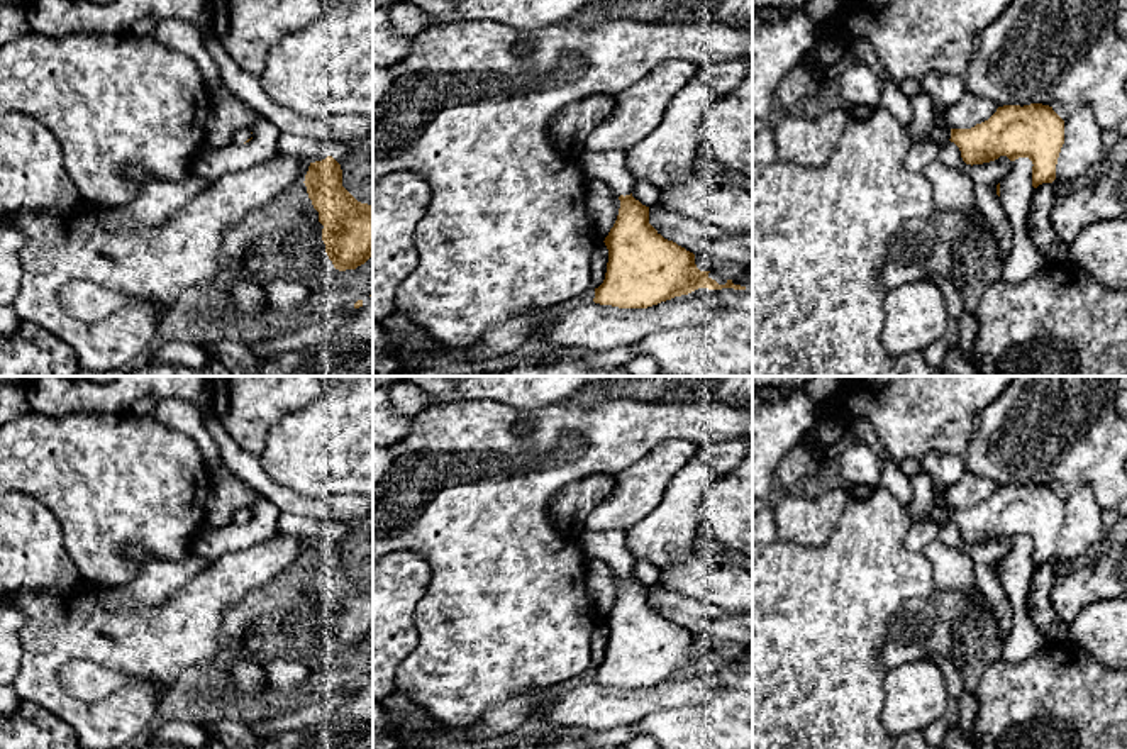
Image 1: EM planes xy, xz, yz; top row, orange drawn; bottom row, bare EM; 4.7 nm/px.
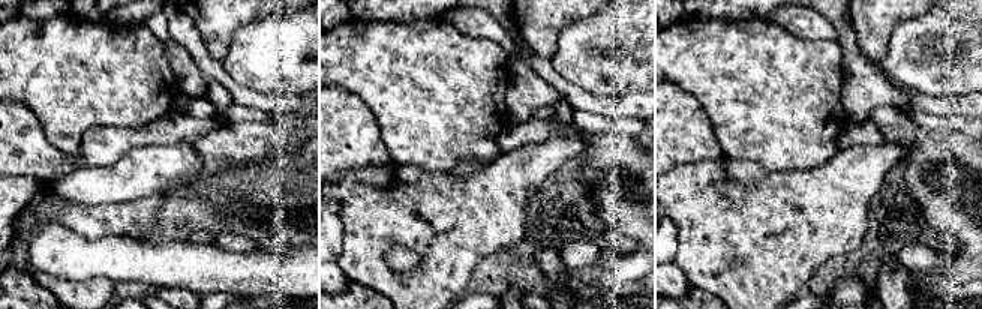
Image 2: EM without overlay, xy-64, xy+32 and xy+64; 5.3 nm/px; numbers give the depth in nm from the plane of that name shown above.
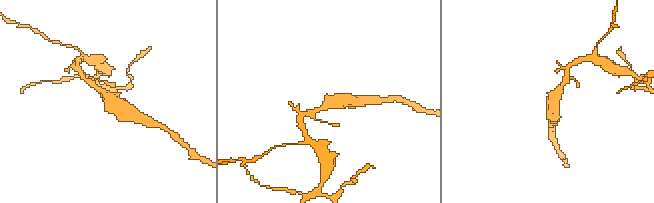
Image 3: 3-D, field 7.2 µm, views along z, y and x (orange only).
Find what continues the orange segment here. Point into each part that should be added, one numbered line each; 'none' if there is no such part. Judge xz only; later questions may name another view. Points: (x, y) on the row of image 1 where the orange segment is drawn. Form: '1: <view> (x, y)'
1: xz (609, 166)

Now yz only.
1: yz (936, 134)

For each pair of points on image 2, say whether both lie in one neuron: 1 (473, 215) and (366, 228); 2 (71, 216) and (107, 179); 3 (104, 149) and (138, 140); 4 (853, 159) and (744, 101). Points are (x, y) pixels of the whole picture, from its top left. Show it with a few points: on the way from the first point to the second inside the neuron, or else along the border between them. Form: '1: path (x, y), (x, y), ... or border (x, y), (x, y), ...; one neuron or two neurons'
1: path (446, 222), (438, 222), (432, 228), (393, 228); one neuron
2: border (50, 189), (66, 200), (84, 204), (119, 203); two neurons
3: path (113, 143), (129, 140); one neuron
4: border (838, 149), (823, 162), (807, 170); two neurons

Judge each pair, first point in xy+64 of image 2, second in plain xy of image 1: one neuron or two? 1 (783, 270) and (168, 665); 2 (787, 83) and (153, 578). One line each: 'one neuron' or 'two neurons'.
1: one neuron
2: two neurons

